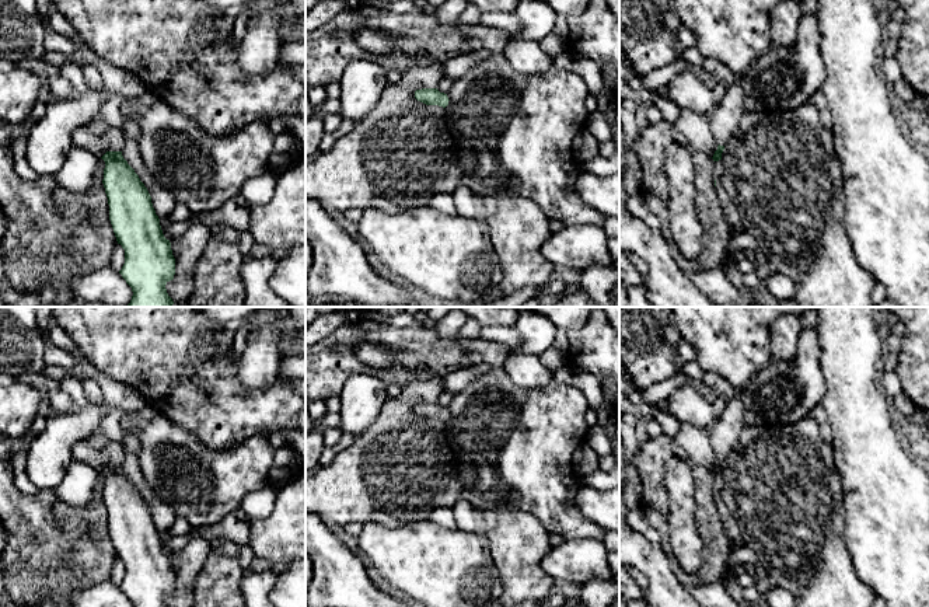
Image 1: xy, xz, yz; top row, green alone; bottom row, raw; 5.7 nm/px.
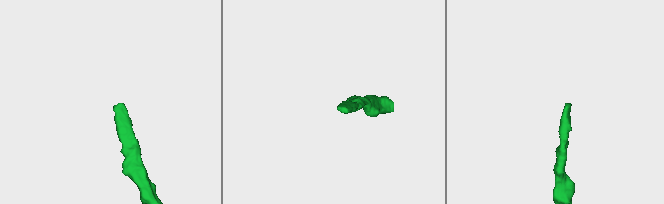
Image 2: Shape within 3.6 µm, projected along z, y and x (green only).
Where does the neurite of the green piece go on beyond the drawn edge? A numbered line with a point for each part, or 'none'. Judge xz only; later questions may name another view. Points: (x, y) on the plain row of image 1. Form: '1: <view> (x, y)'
none

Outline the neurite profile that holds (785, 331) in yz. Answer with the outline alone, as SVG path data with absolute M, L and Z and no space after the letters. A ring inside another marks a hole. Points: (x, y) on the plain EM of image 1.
M793 314L779 315L771 325L772 356L779 360L790 362L797 353L801 318Z

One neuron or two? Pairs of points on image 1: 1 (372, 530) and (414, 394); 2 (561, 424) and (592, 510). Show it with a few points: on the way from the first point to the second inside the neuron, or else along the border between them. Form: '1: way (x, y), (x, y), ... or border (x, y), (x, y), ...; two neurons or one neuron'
1: border (363, 522), (388, 527), (402, 527), (408, 523); two neurons
2: border (579, 485), (575, 494), (575, 505), (586, 517); two neurons

